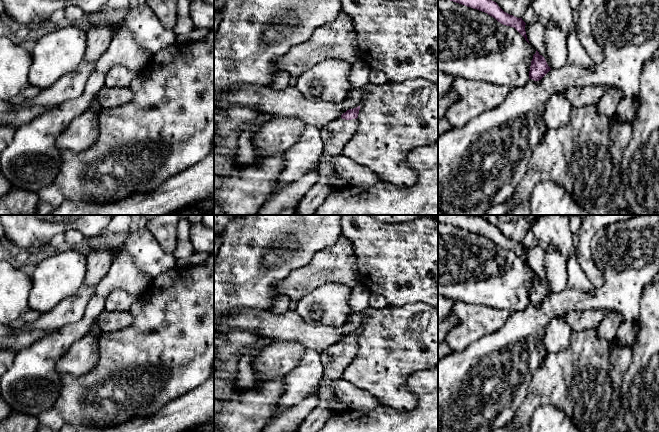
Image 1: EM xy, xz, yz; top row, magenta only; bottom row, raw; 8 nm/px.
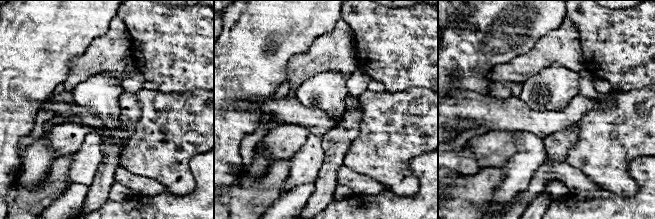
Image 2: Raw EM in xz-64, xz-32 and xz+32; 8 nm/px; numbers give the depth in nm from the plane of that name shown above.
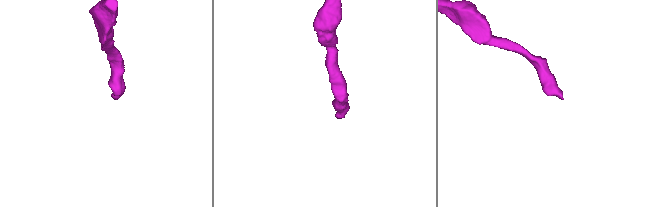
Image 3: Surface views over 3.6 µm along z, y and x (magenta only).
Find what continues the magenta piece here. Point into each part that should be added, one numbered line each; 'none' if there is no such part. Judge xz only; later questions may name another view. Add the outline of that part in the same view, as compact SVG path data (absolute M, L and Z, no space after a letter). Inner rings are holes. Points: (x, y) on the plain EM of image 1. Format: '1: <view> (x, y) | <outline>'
1: xz (335, 359) | M338 342L321 352L324 368L323 383L318 390L318 403L300 424L297 432L318 432L323 424L334 414L330 404L336 399L332 382L342 378L347 365L358 350L358 343Z

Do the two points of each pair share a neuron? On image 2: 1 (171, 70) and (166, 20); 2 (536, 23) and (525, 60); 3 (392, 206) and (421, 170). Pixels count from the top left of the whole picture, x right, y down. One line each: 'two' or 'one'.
1: one
2: two
3: one

